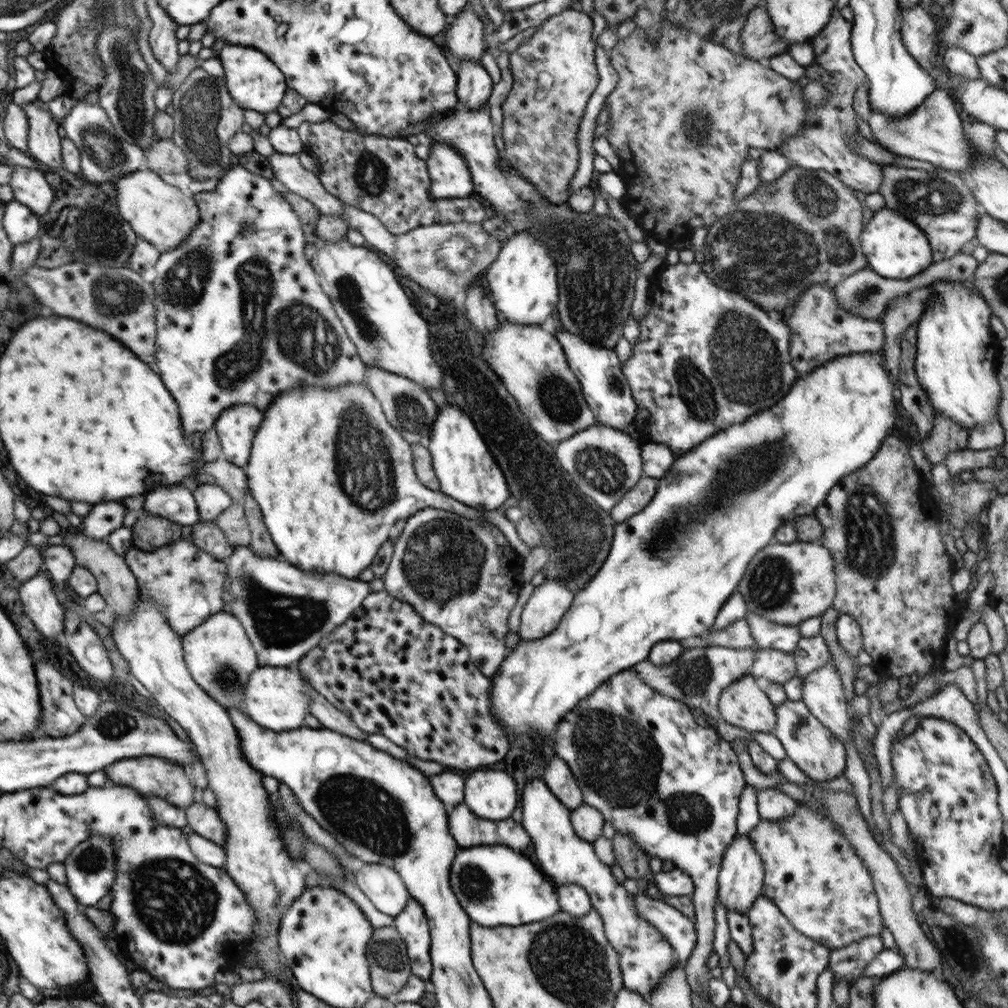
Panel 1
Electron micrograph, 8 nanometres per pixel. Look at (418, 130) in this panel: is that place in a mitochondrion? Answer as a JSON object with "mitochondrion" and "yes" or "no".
{"mitochondrion":"no"}

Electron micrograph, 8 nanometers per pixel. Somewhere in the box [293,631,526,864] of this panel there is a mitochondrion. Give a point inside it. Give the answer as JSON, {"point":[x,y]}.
{"point":[362,812]}

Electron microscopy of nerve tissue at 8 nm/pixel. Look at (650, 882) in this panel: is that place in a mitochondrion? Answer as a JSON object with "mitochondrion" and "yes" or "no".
{"mitochondrion":"no"}

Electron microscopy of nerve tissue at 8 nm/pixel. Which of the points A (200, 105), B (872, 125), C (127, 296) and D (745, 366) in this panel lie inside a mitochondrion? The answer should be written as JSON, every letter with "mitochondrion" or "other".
{"A":"mitochondrion","B":"other","C":"mitochondrion","D":"mitochondrion"}

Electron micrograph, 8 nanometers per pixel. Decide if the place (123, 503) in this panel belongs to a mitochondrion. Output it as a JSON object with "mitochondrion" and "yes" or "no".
{"mitochondrion":"no"}

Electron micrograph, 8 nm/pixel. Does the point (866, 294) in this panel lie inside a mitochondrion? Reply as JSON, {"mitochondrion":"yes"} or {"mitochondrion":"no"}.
{"mitochondrion":"yes"}

